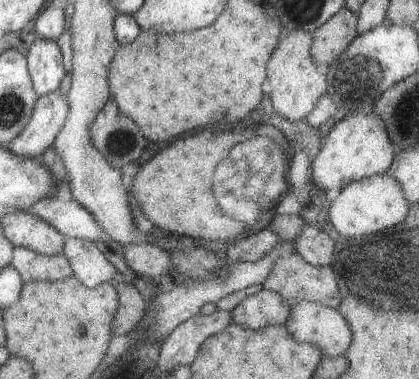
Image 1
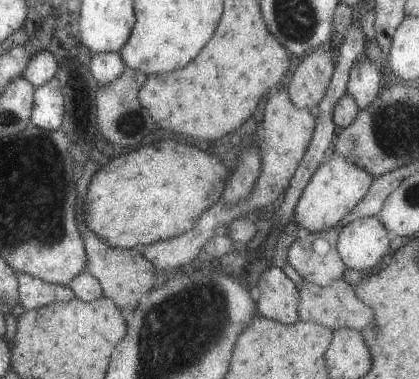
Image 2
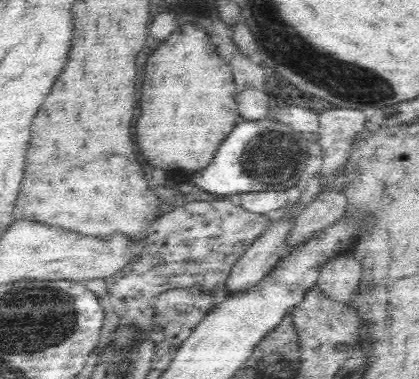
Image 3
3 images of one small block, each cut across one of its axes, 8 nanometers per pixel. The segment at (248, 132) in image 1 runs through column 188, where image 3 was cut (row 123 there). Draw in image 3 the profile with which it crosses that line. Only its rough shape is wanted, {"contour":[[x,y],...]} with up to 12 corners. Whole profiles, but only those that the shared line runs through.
{"contour":[[184,24],[148,58],[134,138],[190,180],[238,126],[232,68]]}

